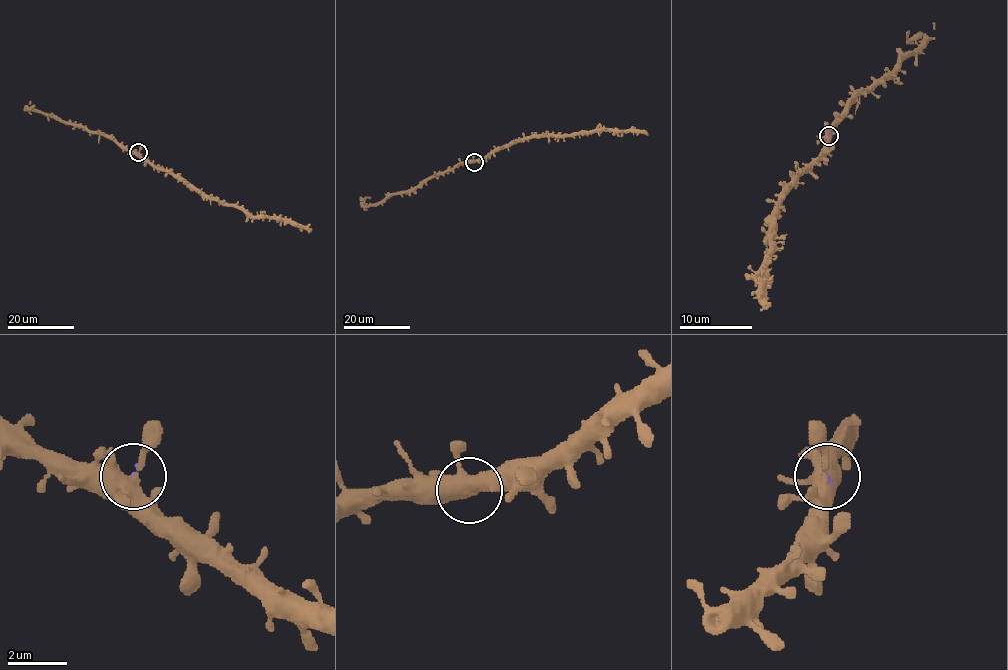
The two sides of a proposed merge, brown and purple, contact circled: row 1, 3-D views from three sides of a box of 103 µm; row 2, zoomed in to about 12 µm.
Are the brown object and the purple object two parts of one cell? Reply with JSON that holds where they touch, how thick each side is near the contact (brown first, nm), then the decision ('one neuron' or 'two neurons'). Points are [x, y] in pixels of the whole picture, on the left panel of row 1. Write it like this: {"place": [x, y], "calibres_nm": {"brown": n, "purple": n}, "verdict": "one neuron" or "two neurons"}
{"place": [138, 152], "calibres_nm": {"brown": 440, "purple": 70}, "verdict": "two neurons"}

